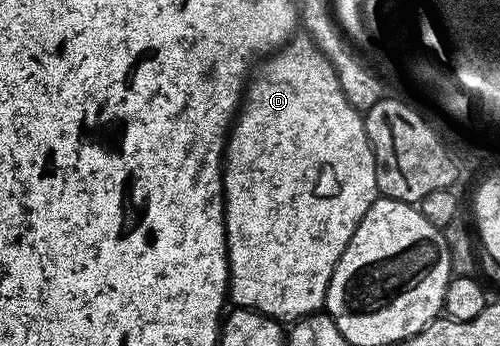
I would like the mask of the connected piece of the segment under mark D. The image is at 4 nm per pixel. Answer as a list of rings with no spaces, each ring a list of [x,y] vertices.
[[[291,40],[281,50],[274,51],[257,67],[258,75],[256,75],[256,70],[248,86],[248,96],[243,97],[238,113],[233,119],[226,139],[222,167],[222,192],[226,209],[226,258],[230,261],[229,301],[234,302],[235,307],[243,310],[257,310],[259,314],[279,319],[286,324],[305,318],[307,314],[319,313],[325,307],[332,272],[344,248],[348,248],[352,240],[352,232],[356,232],[360,220],[364,220],[364,212],[368,212],[368,208],[372,208],[374,199],[379,197],[376,184],[376,160],[366,135],[363,115],[347,102],[338,87],[331,63],[326,58],[322,59],[317,53],[322,55],[309,41]]]

